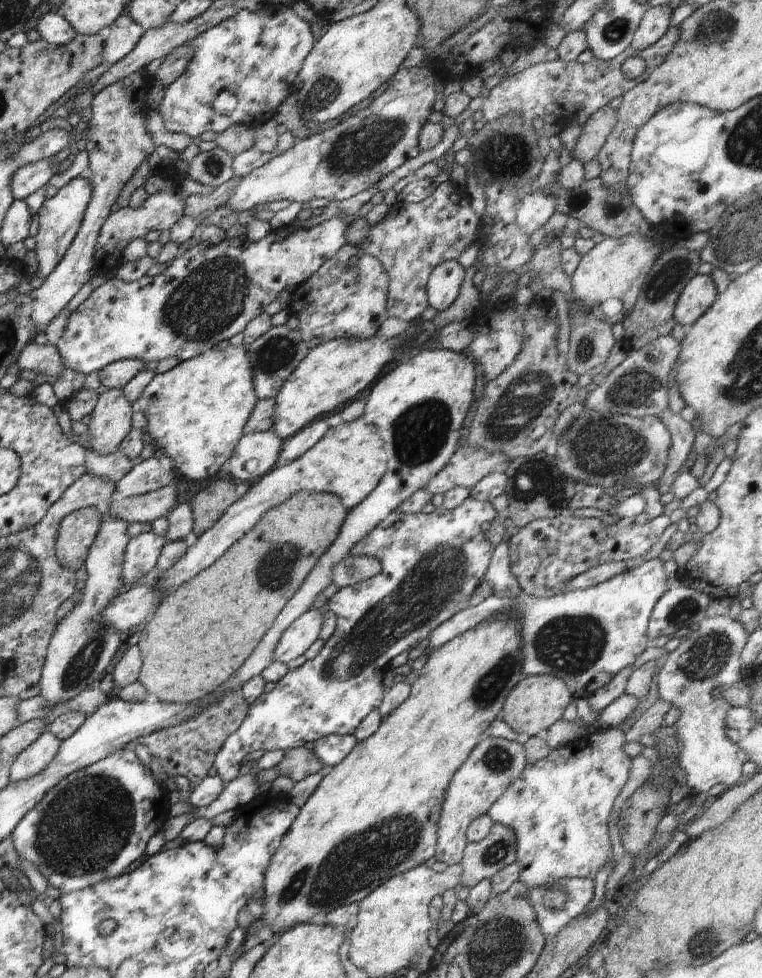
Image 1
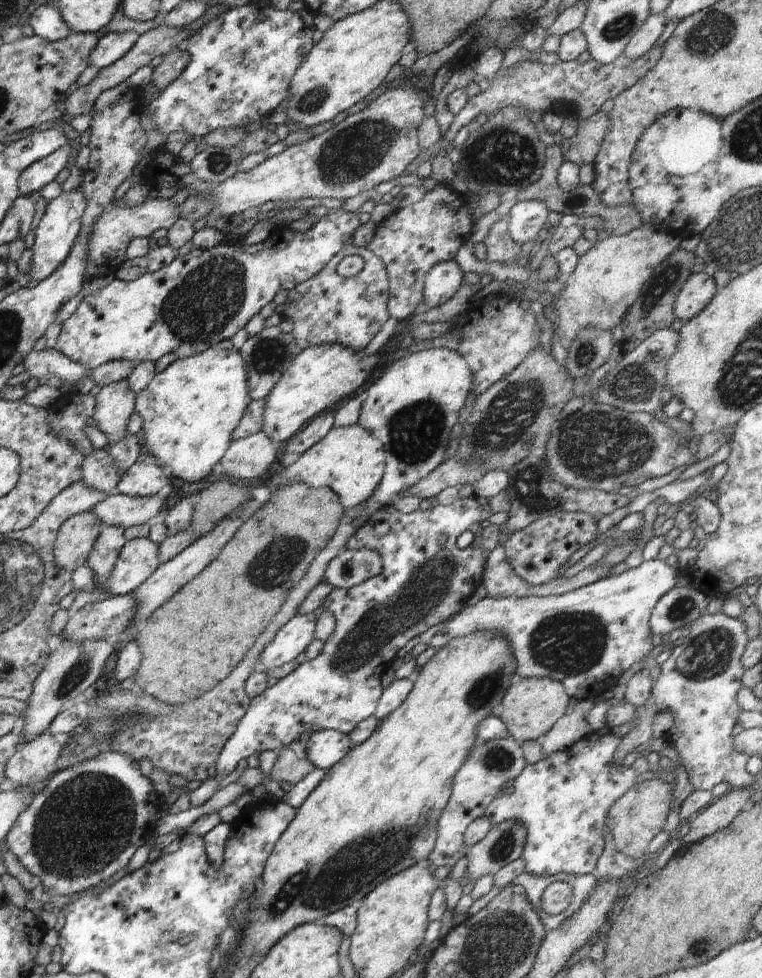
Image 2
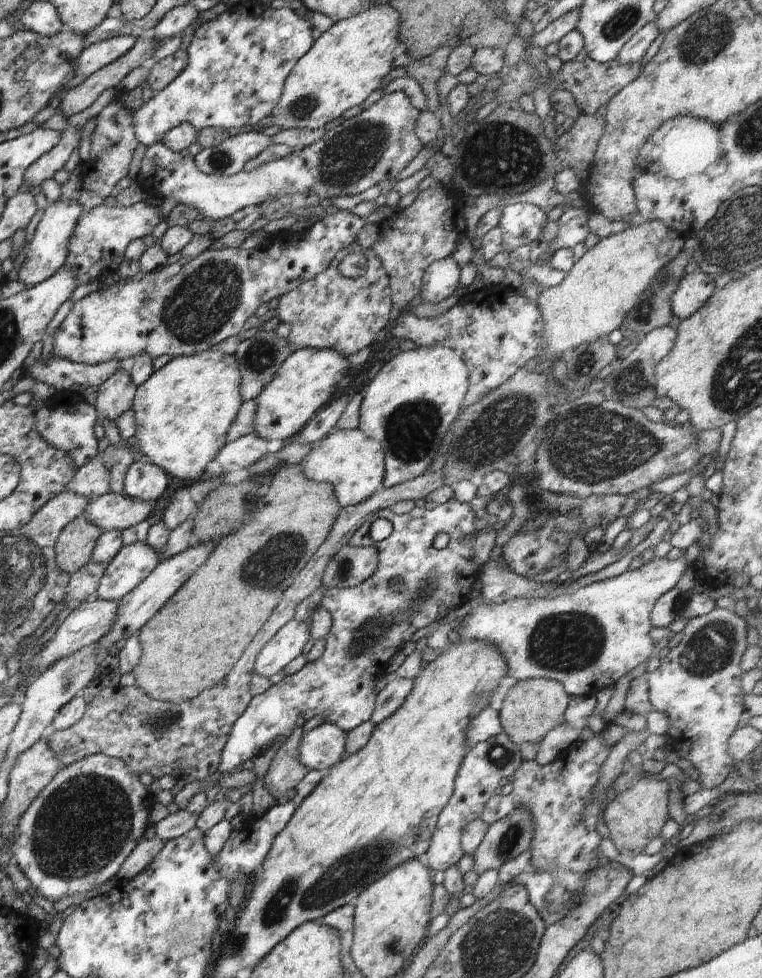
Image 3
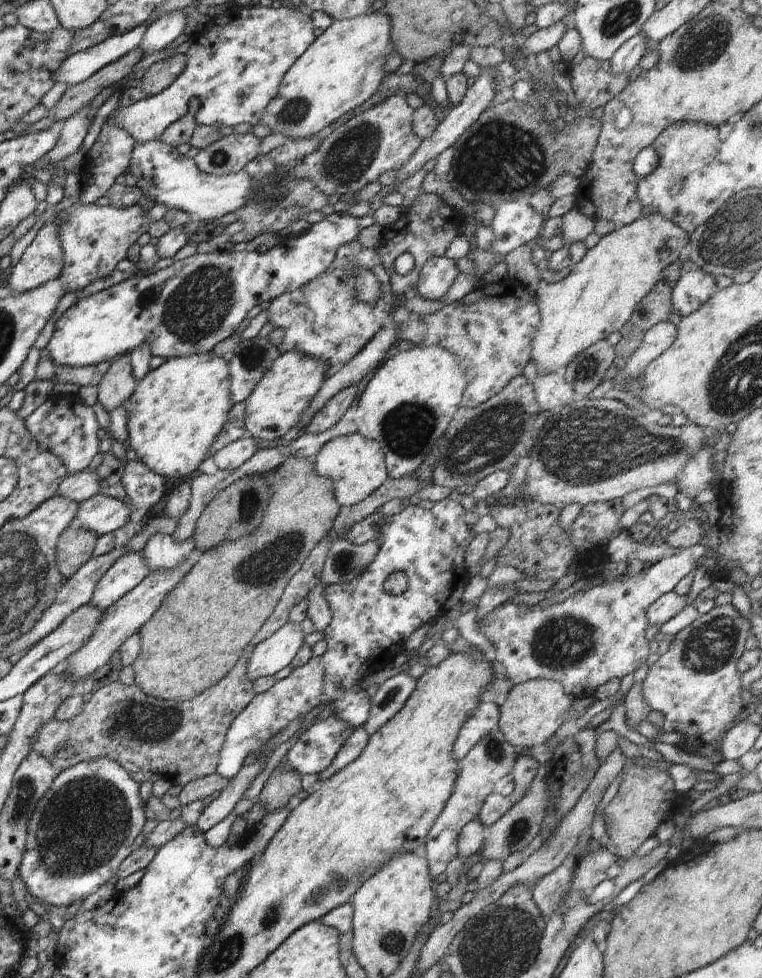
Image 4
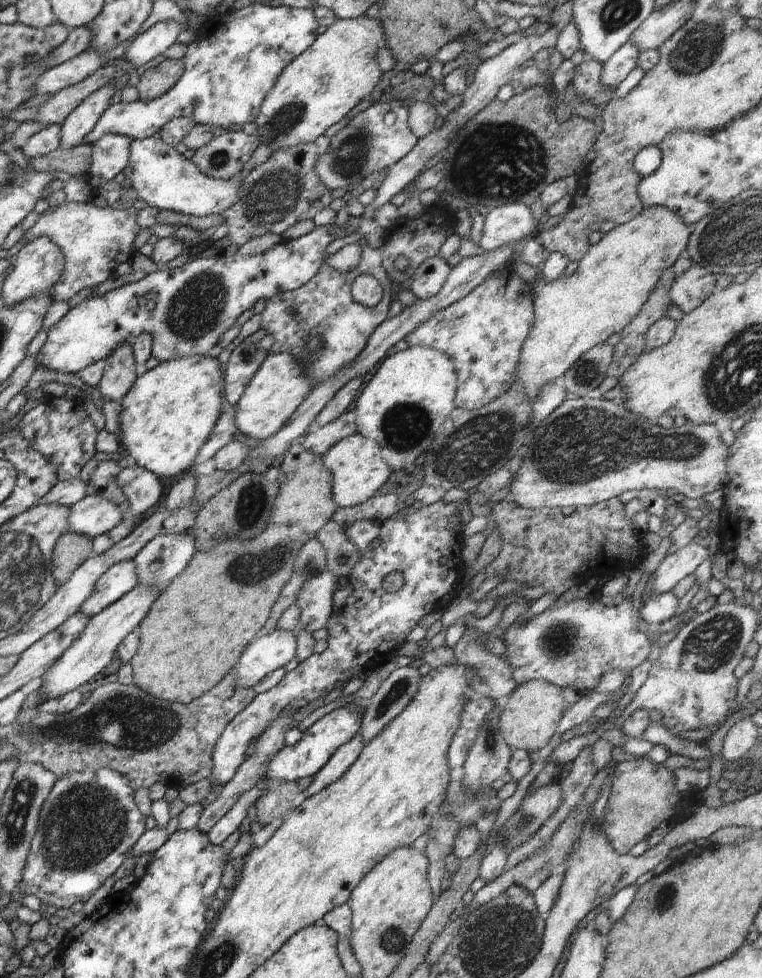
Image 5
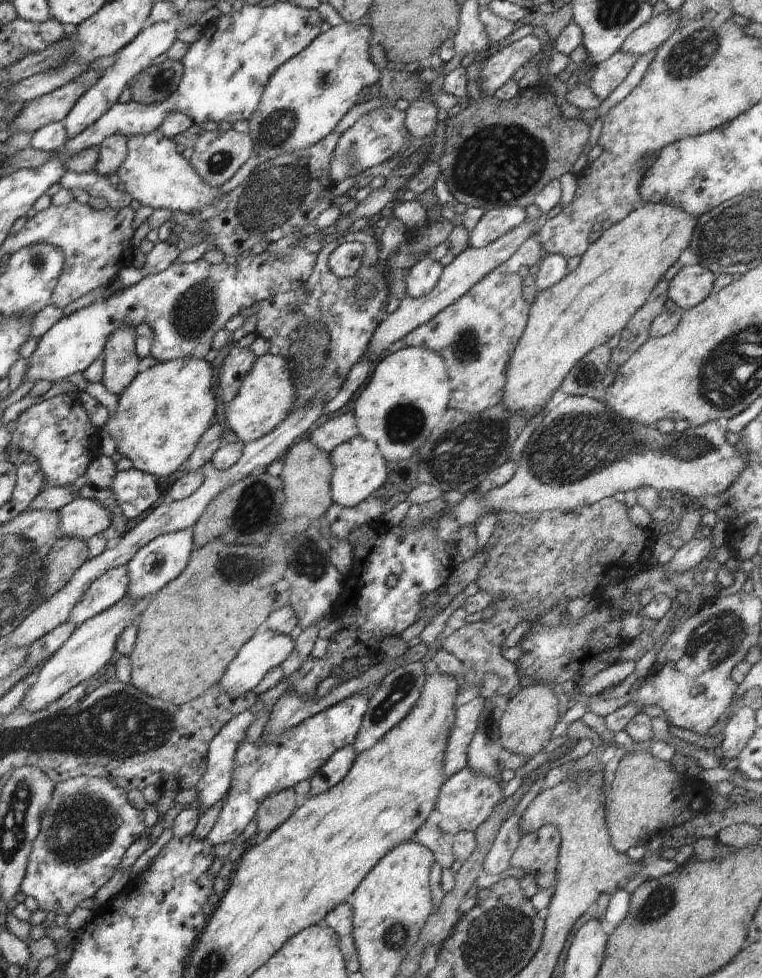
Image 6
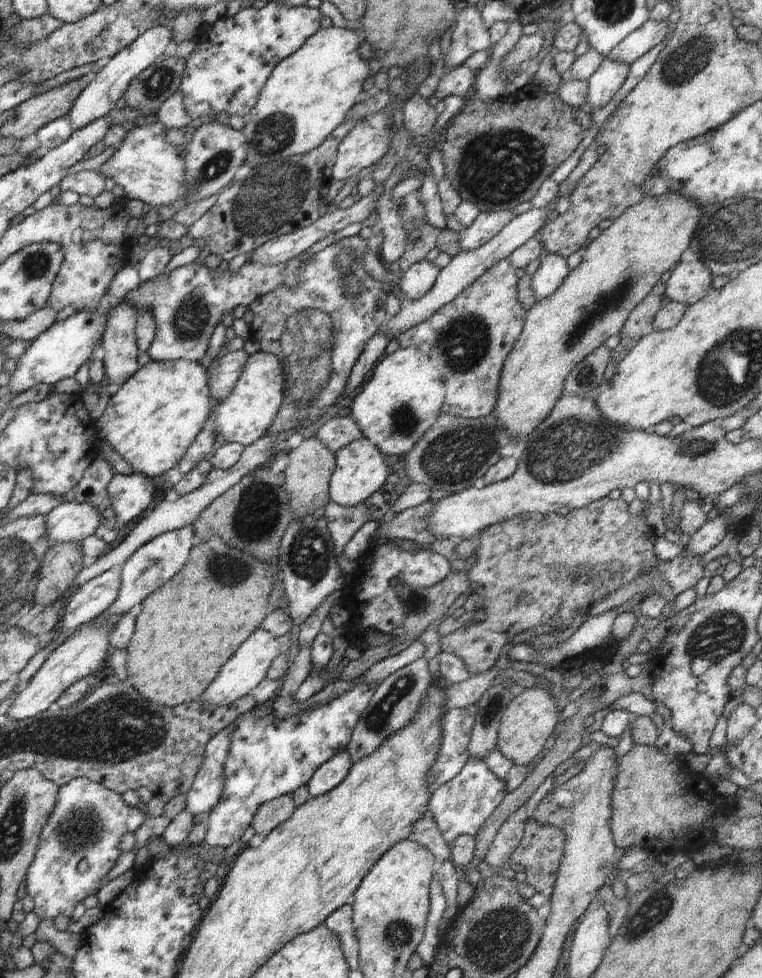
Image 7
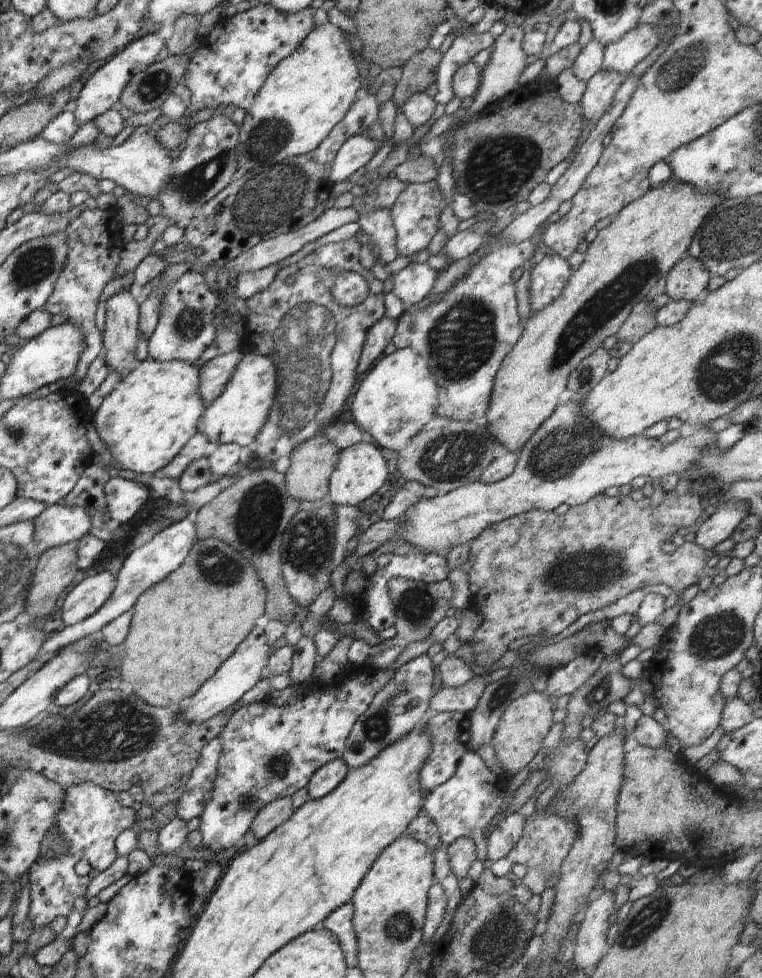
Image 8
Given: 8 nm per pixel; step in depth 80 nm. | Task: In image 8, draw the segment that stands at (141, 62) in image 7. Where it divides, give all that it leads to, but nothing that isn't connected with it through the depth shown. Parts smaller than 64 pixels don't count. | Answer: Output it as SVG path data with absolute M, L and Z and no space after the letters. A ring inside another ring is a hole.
M148 33L132 41L126 48L116 53L111 60L96 70L82 87L78 98L72 103L71 110L76 120L83 125L94 121L97 116L103 115L106 111L118 107L120 95L128 82L132 80L133 76L146 70L158 60L158 54L164 45L165 40L161 39L157 33Z

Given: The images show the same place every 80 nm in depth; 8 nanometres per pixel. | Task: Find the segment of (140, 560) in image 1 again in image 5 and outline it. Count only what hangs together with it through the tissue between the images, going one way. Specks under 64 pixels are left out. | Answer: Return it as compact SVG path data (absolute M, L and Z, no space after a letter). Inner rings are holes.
M133 559L116 563L96 581L92 594L84 601L80 612L88 618L93 617L128 594L138 583Z

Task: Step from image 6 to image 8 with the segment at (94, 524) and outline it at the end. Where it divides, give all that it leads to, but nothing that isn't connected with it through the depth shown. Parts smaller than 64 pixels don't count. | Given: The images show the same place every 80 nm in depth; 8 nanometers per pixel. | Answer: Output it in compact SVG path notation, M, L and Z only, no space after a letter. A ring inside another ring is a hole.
M56 503L46 507L36 518L35 541L41 550L51 549L72 541L79 541L89 534L91 520L79 506Z

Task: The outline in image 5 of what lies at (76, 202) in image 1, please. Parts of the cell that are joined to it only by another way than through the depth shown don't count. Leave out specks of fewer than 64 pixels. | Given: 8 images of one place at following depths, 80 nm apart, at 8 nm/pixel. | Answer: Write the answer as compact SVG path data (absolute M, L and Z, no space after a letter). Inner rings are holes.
M45 236L25 244L16 254L16 260L14 259L12 264L13 266L6 272L1 294L5 301L4 305L8 306L39 294L48 293L52 296L52 288L60 280L66 266L60 248Z

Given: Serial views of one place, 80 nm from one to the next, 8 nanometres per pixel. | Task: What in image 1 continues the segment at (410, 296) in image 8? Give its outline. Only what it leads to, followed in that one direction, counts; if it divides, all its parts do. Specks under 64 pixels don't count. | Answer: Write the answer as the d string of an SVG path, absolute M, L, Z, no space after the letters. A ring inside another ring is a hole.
M446 261L432 269L426 285L427 304L445 311L459 295L465 268L459 262Z

